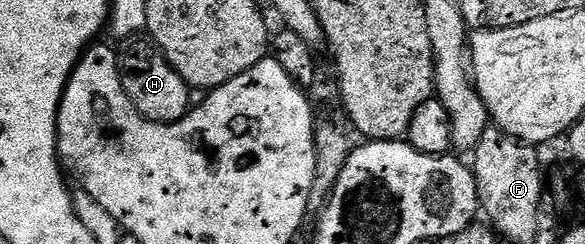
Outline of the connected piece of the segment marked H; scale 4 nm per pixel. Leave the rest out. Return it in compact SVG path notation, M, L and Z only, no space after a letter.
M147 37L124 38L118 44L119 72L121 81L125 85L125 93L129 93L129 101L149 121L154 123L176 123L187 116L193 106L192 88L169 65L163 52Z

